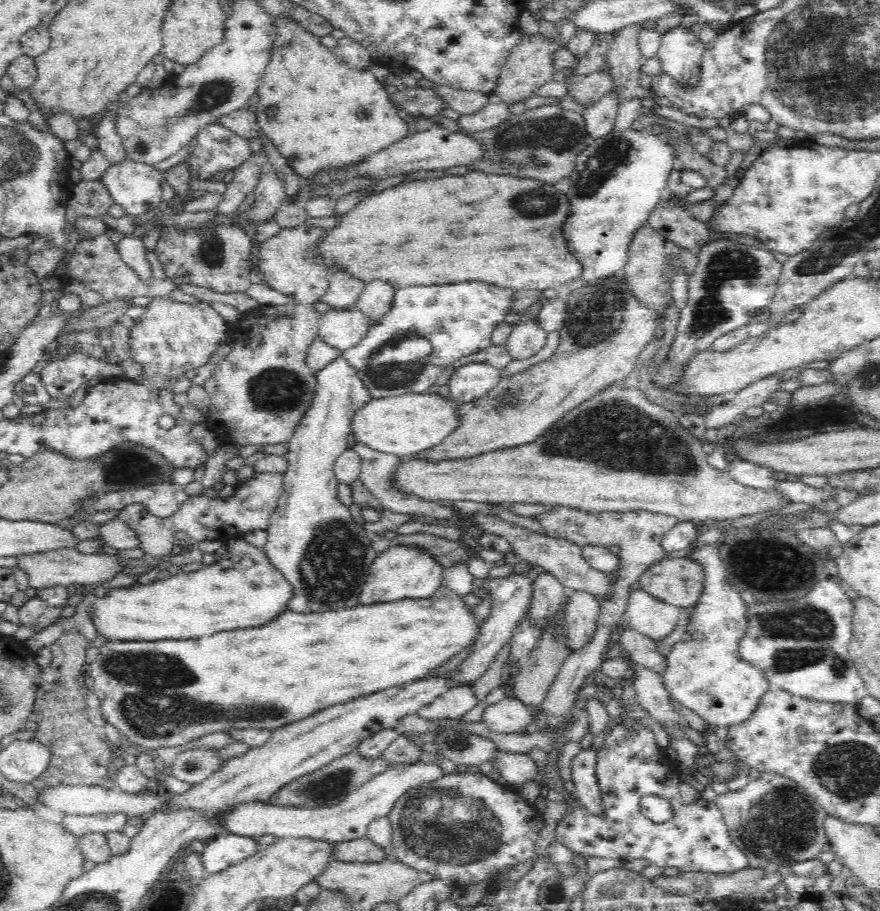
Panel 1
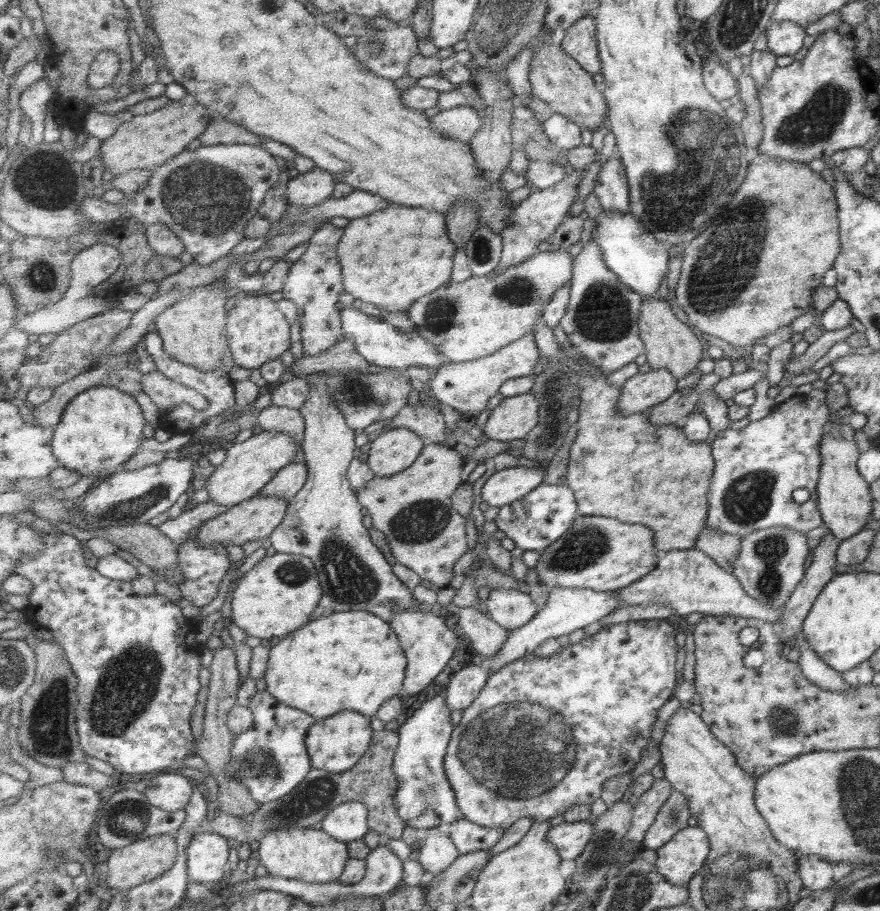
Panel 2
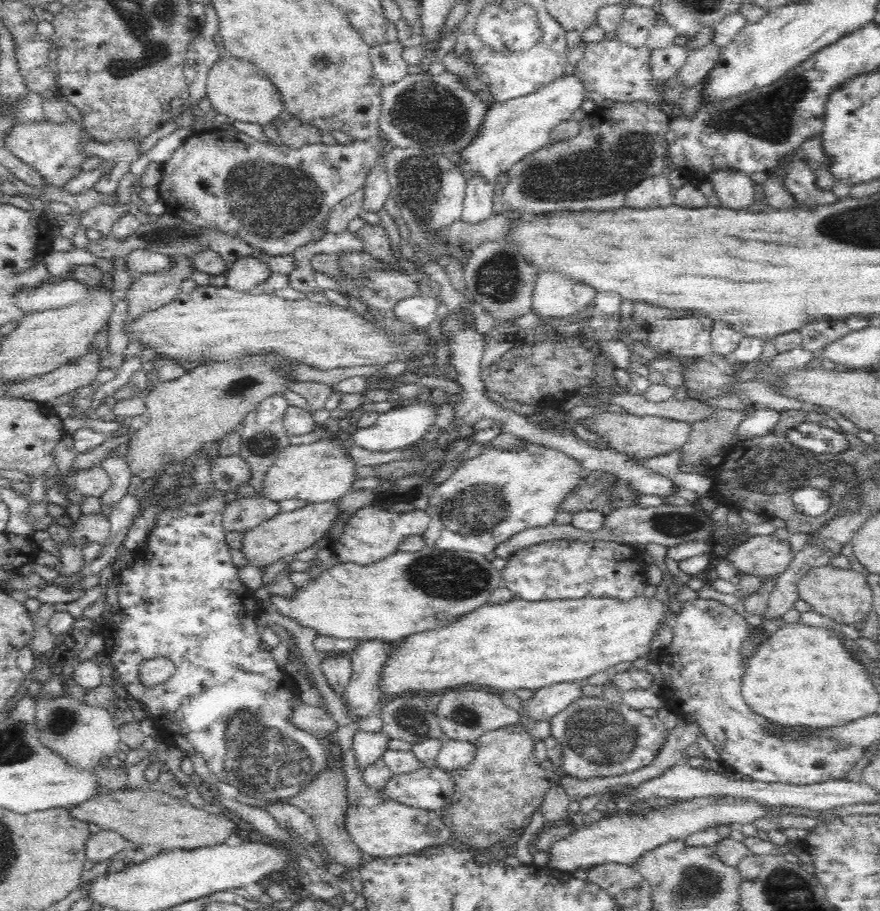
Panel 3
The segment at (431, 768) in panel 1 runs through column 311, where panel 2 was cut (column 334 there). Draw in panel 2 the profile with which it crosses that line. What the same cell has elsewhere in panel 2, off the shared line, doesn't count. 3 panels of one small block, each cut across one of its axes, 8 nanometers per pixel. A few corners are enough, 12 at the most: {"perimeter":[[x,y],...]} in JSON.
{"perimeter":[[339,804],[322,829],[343,842],[371,830],[367,805]]}

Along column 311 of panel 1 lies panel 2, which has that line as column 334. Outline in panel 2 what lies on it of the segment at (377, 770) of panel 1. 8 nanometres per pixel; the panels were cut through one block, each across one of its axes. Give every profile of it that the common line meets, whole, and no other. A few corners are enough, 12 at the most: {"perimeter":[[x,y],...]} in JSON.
{"perimeter":[[378,730],[351,770],[314,770],[291,794],[202,832],[256,843],[311,828],[339,804],[367,805],[370,828],[400,839],[399,730]]}

